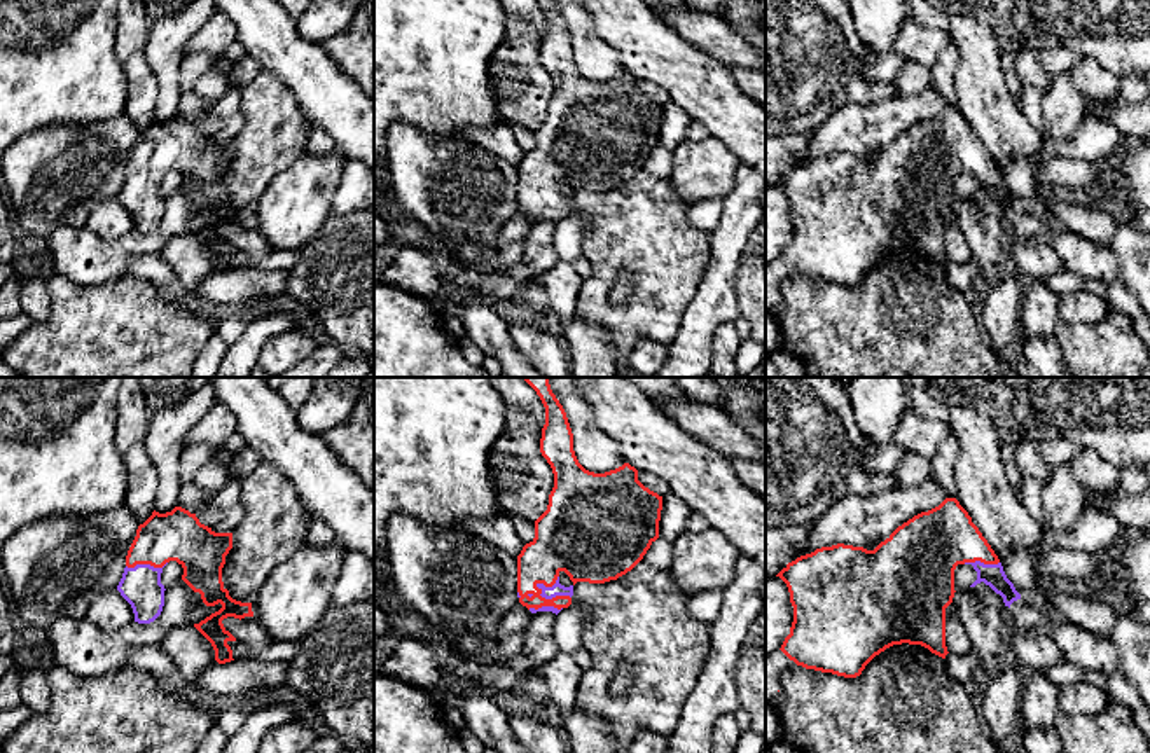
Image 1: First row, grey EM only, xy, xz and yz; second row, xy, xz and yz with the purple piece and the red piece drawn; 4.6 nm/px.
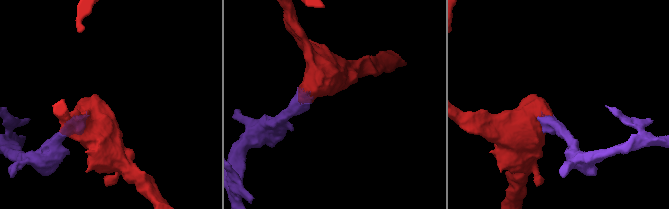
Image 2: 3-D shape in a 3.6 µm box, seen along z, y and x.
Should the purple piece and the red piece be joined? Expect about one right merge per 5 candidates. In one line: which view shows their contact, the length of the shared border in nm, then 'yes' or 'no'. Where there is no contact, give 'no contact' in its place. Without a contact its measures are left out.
xz | 180 nm | yes

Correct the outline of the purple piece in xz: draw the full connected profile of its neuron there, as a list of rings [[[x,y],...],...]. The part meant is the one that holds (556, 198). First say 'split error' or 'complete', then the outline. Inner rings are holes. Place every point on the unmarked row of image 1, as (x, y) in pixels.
split error; [[[537,0],[545,16],[545,33],[542,37],[540,61],[554,82],[554,96],[549,103],[547,119],[535,129],[535,147],[526,152],[517,164],[517,206],[531,222],[559,222],[572,213],[573,194],[577,190],[605,192],[631,180],[659,147],[659,129],[662,105],[650,100],[638,89],[638,79],[629,72],[594,82],[585,79],[573,59],[573,42],[566,21],[552,0]]]

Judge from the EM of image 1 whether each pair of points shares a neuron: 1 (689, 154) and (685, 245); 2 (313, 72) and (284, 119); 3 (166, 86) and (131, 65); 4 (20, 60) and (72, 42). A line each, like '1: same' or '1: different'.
1: different
2: different
3: different
4: same

